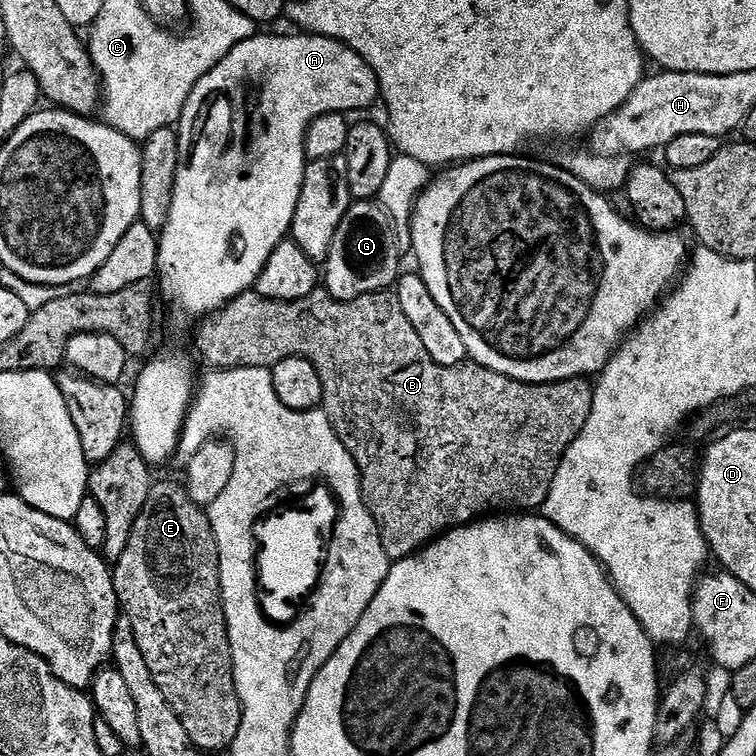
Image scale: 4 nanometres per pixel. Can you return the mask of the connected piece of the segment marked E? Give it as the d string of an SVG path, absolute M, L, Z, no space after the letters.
M160 479L153 483L150 498L146 498L138 522L134 522L130 542L126 542L122 558L115 561L112 581L123 615L128 616L134 626L142 658L159 690L186 726L186 734L190 734L201 753L231 749L234 738L238 738L242 710L232 677L233 652L220 593L218 542L207 511L188 497L183 483Z

